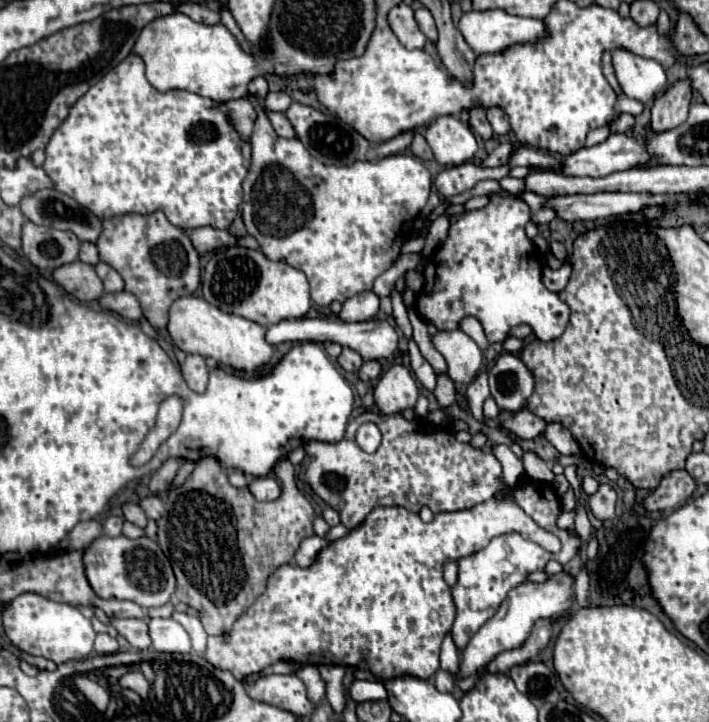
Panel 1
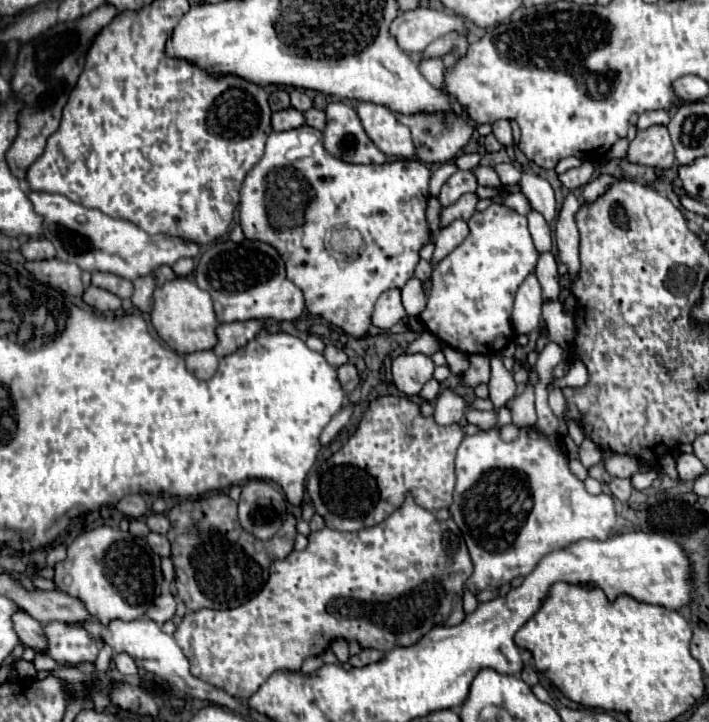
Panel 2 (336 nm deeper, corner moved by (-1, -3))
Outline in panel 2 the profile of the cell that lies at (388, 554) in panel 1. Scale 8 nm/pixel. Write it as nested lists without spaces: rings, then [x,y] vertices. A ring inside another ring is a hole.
[[[410,495],[402,503],[402,507],[398,511],[394,511],[388,519],[384,519],[378,527],[370,527],[370,529],[362,529],[362,531],[352,531],[352,533],[334,531],[334,529],[328,529],[328,527],[324,527],[320,531],[312,531],[308,535],[306,549],[292,551],[286,559],[280,559],[280,561],[274,561],[272,563],[272,567],[270,567],[270,579],[266,581],[266,587],[254,599],[250,599],[248,603],[244,603],[240,607],[234,607],[234,609],[222,609],[222,611],[202,609],[202,611],[186,613],[184,619],[182,619],[182,623],[174,631],[174,639],[180,645],[180,649],[184,651],[184,655],[188,657],[188,661],[190,661],[190,673],[194,677],[198,677],[204,683],[210,683],[210,685],[214,685],[218,689],[224,689],[228,695],[238,697],[238,699],[248,699],[250,695],[254,695],[258,691],[258,687],[274,671],[284,671],[284,669],[286,671],[300,671],[302,661],[306,657],[320,655],[338,637],[342,637],[346,641],[356,639],[362,647],[374,647],[374,649],[380,649],[380,651],[390,651],[392,647],[414,645],[424,633],[428,633],[430,629],[434,629],[438,625],[444,625],[448,621],[448,617],[452,613],[452,601],[454,601],[452,587],[464,587],[466,579],[472,575],[472,561],[470,561],[470,555],[468,555],[466,545],[460,541],[460,545],[456,549],[452,549],[452,553],[450,553],[450,531],[452,533],[458,533],[458,527],[456,527],[456,523],[452,519],[438,521],[432,511],[416,505]]]

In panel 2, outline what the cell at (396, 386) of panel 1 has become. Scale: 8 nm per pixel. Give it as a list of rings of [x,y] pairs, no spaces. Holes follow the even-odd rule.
[[[402,353],[392,361],[394,385],[408,397],[416,397],[434,375],[434,361],[424,353]]]

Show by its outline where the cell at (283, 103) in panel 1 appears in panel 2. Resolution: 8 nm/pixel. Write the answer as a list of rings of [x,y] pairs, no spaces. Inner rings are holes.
[[[300,89],[292,91],[290,99],[292,99],[292,107],[298,109],[298,111],[308,111],[312,107],[312,99],[304,91],[300,91]]]

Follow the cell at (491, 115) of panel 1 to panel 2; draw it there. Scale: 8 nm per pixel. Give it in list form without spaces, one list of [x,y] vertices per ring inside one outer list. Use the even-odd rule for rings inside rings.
[[[502,119],[502,121],[496,121],[496,123],[492,125],[492,129],[494,129],[494,135],[496,135],[496,139],[498,139],[502,145],[512,145],[512,141],[514,141],[514,135],[512,135],[510,121],[506,121],[506,119]]]

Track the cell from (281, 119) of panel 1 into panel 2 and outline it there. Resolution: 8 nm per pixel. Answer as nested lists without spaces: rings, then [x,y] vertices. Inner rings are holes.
[[[322,109],[306,111],[306,125],[322,131],[322,127],[326,127],[326,113]]]

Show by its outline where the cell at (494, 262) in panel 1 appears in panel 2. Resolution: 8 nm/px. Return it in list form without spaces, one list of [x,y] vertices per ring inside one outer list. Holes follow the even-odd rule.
[[[492,203],[484,211],[476,211],[468,221],[470,233],[468,237],[442,261],[432,267],[432,287],[428,291],[428,305],[420,313],[422,323],[430,333],[440,337],[448,347],[462,351],[462,353],[480,353],[480,355],[496,355],[512,341],[512,301],[522,285],[522,281],[534,271],[538,261],[538,251],[532,243],[528,221],[524,215],[516,211]]]

